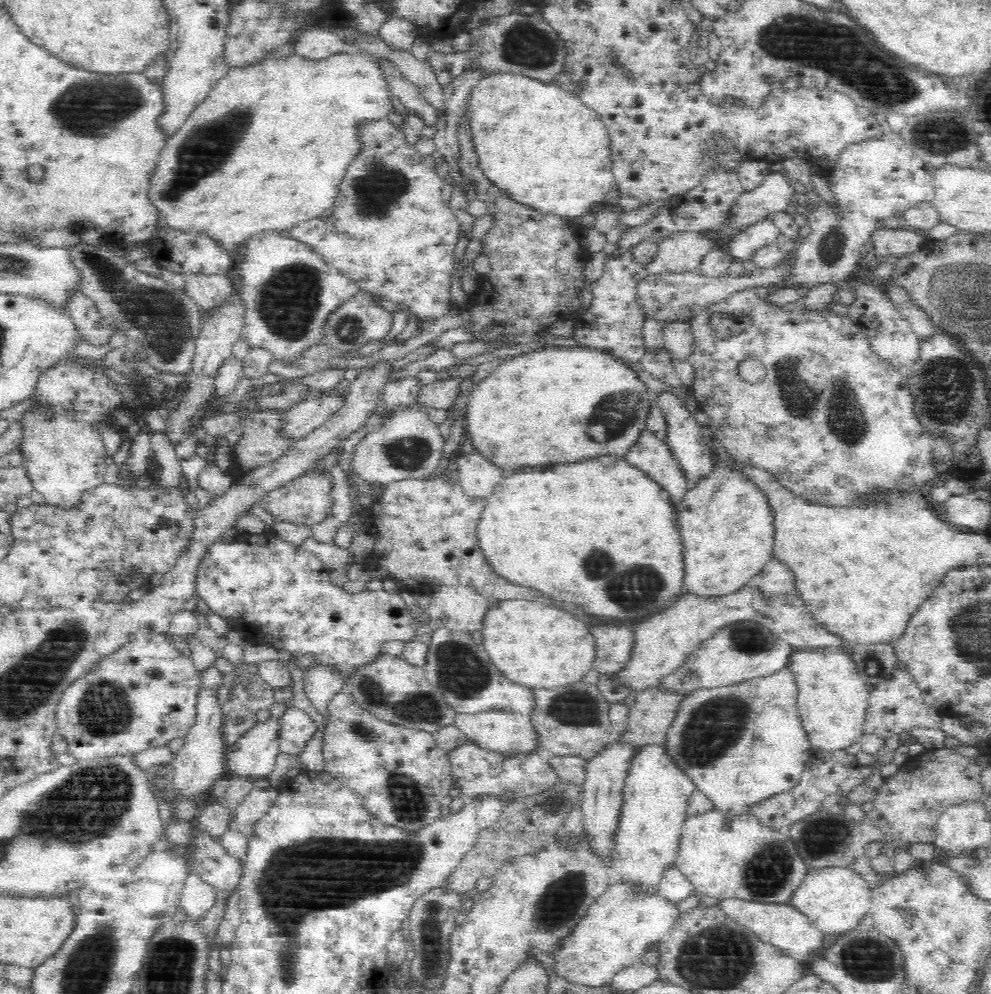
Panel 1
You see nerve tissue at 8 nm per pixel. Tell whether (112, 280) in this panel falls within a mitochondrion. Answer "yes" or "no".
yes

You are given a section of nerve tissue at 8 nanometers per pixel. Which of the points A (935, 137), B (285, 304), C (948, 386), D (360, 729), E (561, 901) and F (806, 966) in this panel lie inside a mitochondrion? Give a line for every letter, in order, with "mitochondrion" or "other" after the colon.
A: mitochondrion
B: mitochondrion
C: mitochondrion
D: mitochondrion
E: mitochondrion
F: other

